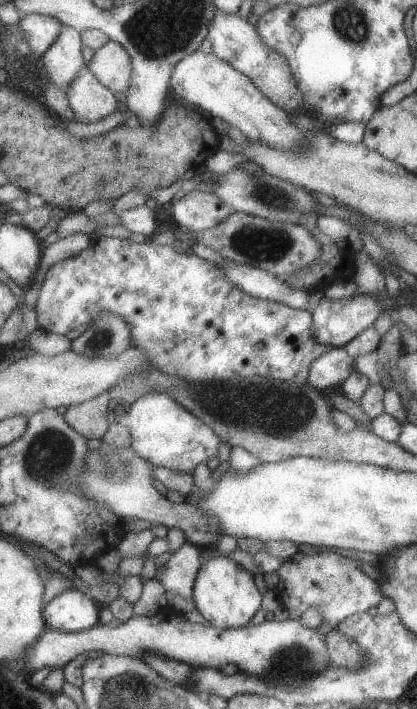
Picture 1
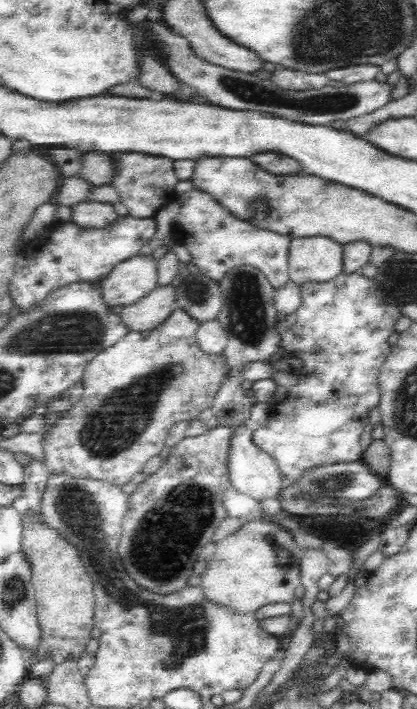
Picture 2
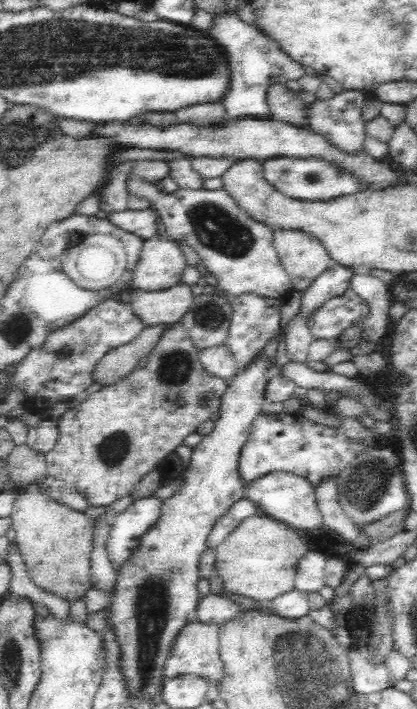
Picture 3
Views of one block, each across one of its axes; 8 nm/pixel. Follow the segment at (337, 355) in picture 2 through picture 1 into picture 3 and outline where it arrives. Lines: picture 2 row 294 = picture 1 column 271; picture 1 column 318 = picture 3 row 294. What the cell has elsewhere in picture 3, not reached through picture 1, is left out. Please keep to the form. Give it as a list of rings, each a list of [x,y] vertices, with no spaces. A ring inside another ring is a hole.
[[[348,287],[340,296],[326,297],[308,316],[308,326],[318,340],[340,339],[350,326],[362,327],[370,303]]]

